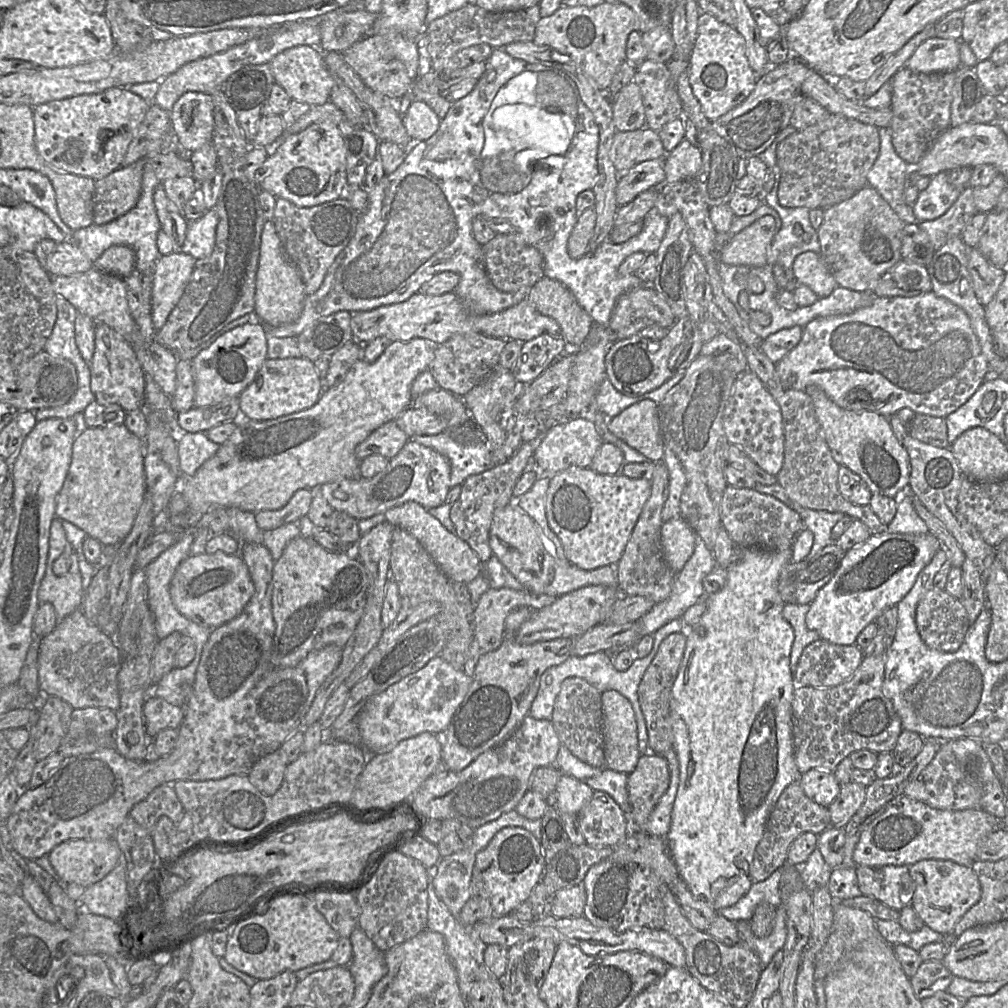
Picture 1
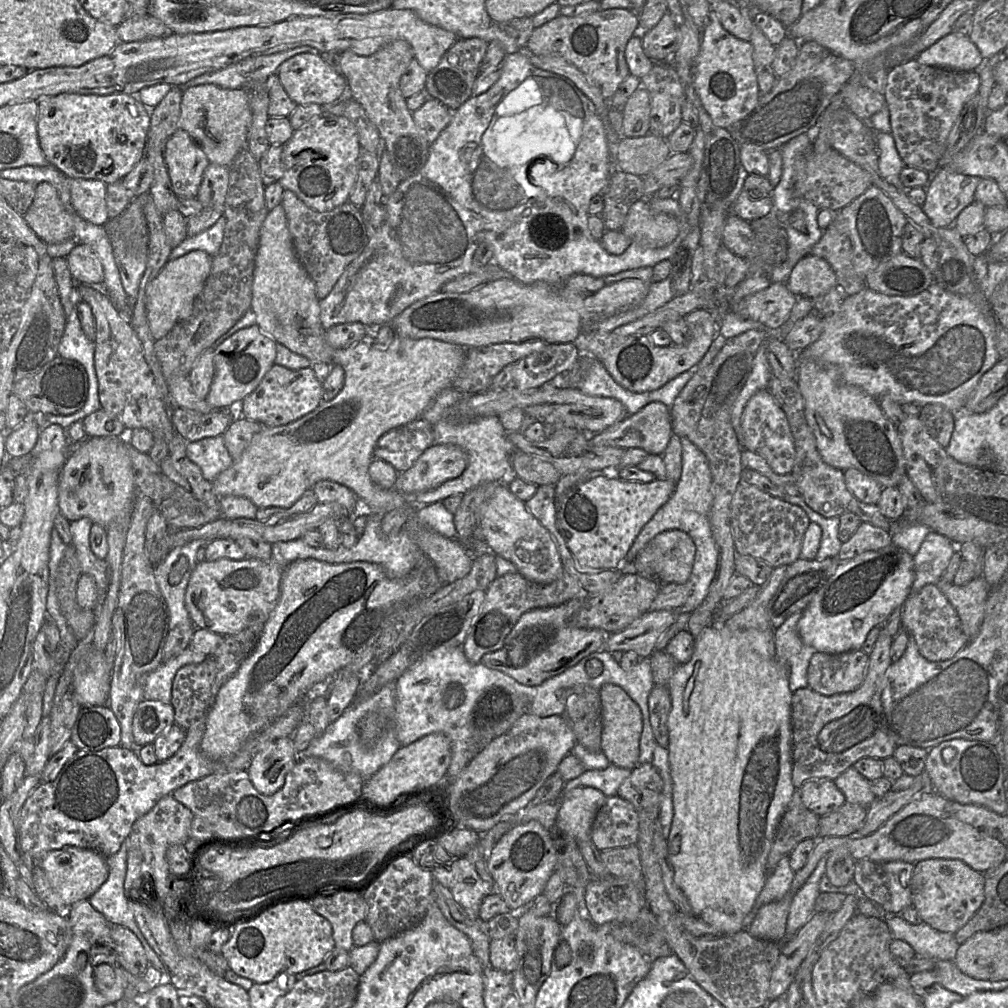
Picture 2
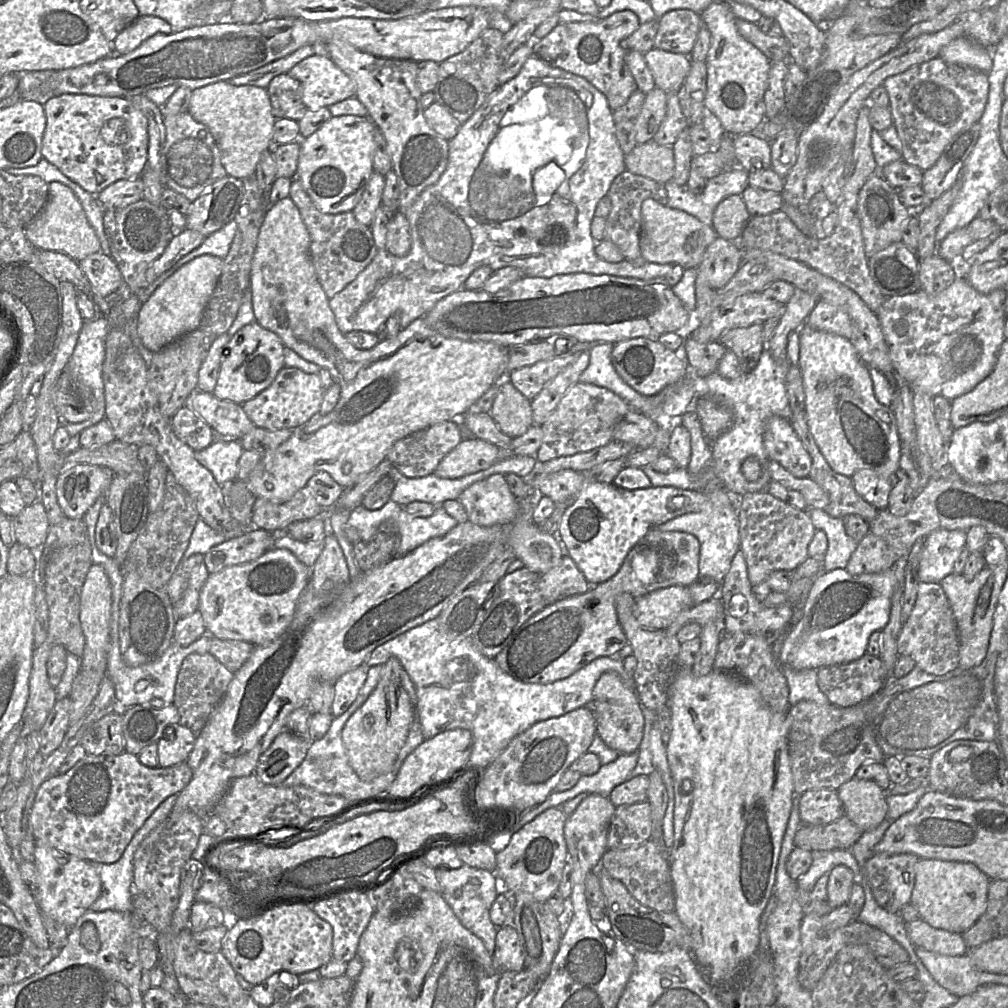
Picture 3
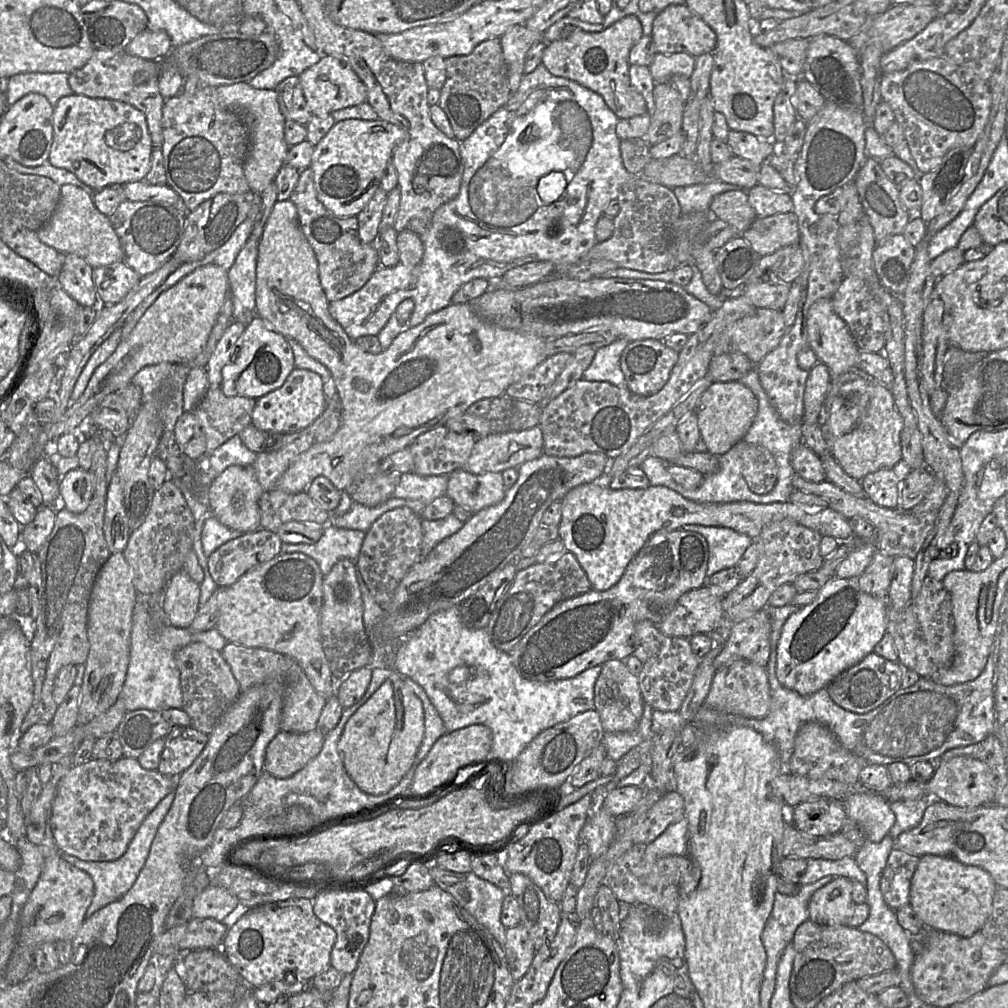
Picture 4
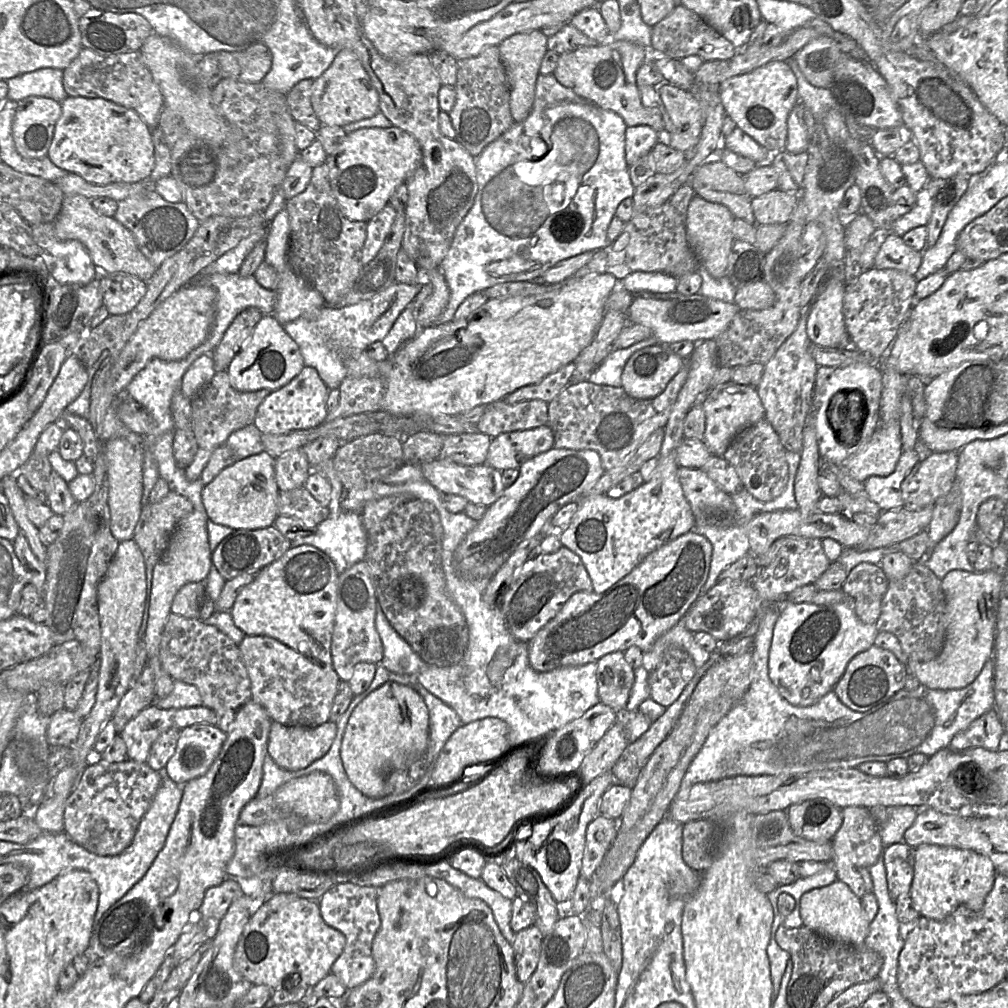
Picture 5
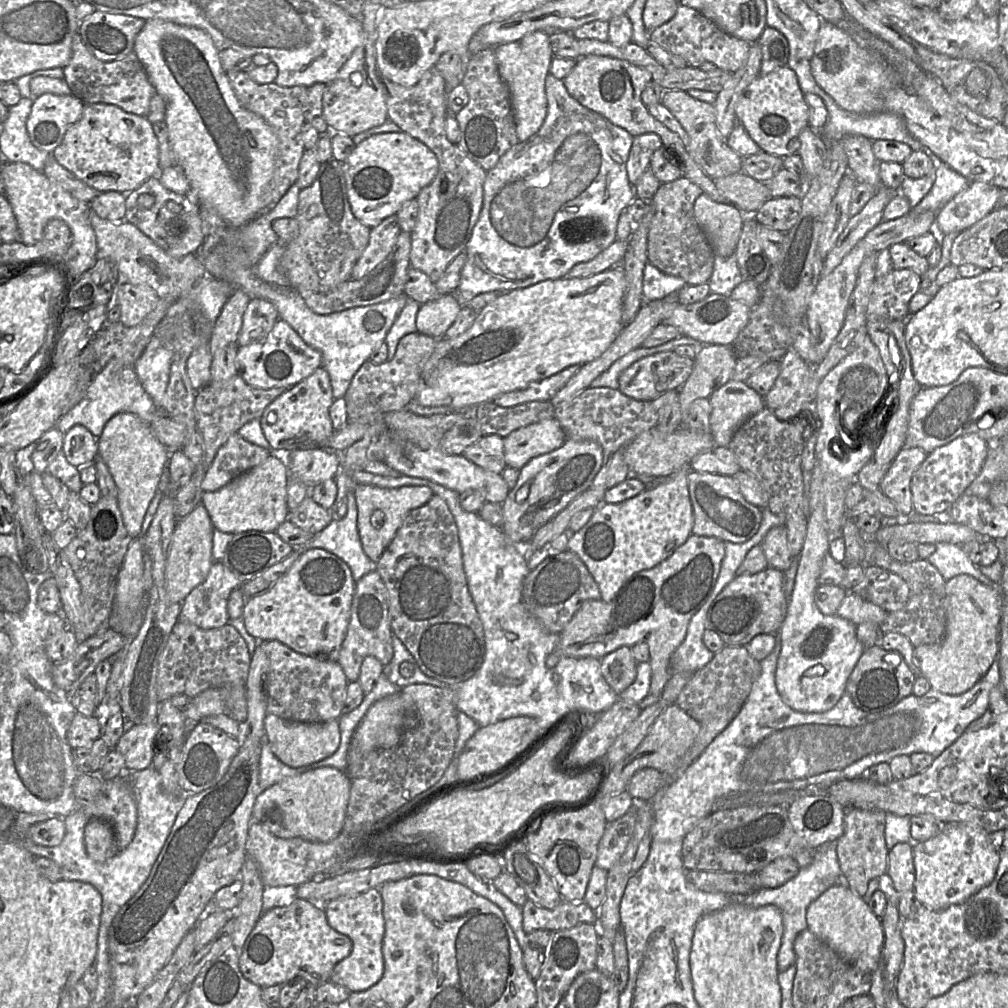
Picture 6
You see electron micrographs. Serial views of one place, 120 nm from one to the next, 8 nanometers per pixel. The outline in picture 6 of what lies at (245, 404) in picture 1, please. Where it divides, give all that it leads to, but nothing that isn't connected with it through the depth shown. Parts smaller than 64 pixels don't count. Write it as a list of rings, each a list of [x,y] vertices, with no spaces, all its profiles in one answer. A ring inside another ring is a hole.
[[[320,367],[306,379],[287,388],[282,395],[270,403],[260,417],[263,434],[270,450],[287,451],[307,448],[327,448],[334,434],[329,409],[334,401],[329,374]]]

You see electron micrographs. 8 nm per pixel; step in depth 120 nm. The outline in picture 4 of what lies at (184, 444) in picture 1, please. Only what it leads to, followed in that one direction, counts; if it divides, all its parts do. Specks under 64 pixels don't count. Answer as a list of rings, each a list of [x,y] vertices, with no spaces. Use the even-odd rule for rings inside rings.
[[[234,435],[217,447],[202,462],[210,474],[218,476],[231,465],[248,466],[255,461],[257,453],[249,450],[239,435]]]

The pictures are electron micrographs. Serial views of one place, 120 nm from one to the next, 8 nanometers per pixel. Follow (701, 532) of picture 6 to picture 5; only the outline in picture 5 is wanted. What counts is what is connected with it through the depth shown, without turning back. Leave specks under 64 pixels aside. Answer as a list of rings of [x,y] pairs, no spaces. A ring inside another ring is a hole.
[[[679,467],[678,479],[695,518],[695,527],[728,529],[738,525],[736,506],[702,469]]]

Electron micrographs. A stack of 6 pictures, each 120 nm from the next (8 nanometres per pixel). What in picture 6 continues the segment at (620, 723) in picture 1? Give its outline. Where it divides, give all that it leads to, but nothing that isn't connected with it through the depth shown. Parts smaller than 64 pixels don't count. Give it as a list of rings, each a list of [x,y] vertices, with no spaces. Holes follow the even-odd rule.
[[[622,646],[605,655],[600,662],[602,676],[617,695],[635,680],[637,662],[631,647]]]

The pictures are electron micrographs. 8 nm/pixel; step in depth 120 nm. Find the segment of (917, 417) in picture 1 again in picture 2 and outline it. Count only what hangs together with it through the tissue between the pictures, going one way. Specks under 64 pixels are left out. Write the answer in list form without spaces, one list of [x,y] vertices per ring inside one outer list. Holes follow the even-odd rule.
[[[927,404],[919,408],[918,417],[930,436],[946,448],[954,429],[955,414],[940,404]]]

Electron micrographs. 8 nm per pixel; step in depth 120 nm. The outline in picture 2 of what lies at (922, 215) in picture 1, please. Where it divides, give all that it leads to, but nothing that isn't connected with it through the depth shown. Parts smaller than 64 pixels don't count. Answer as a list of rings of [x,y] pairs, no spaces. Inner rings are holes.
[[[937,170],[926,187],[926,199],[921,208],[935,227],[950,227],[962,210],[975,201],[980,180],[981,177],[951,170]]]

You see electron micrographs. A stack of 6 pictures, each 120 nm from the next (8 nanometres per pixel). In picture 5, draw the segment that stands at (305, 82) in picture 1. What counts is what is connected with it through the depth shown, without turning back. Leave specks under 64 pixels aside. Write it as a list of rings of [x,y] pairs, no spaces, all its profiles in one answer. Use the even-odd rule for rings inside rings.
[[[346,48],[339,50],[331,66],[313,80],[310,99],[315,114],[325,125],[344,126],[380,111],[379,95],[369,75],[356,54]]]

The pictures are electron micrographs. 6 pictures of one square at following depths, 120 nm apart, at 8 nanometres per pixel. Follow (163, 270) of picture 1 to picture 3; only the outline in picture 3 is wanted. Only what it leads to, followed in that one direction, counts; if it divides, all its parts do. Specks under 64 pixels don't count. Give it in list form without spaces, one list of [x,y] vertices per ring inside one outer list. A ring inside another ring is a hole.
[[[198,256],[168,277],[141,304],[137,315],[137,333],[146,349],[156,353],[178,337],[198,328],[222,266],[223,259],[217,256]]]

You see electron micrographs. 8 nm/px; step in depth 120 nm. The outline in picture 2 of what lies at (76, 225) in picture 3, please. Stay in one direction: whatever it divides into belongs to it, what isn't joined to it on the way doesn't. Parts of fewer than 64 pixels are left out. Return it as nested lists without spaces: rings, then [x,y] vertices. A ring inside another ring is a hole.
[[[47,182],[36,186],[34,199],[24,218],[45,244],[74,239],[74,220],[63,206],[57,190]]]

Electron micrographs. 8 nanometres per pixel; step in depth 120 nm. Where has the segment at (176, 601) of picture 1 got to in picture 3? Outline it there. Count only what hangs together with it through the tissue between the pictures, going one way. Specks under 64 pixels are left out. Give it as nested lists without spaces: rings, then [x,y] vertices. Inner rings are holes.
[[[273,547],[251,562],[229,566],[217,573],[209,574],[200,591],[198,605],[206,632],[222,640],[244,641],[254,646],[276,639],[293,620],[299,597],[309,584],[310,572],[310,568],[291,551]]]

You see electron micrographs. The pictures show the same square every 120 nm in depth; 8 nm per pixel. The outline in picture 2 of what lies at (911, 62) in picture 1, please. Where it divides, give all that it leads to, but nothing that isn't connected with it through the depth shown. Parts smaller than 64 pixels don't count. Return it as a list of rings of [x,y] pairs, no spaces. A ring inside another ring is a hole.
[[[951,32],[916,58],[919,63],[958,71],[978,71],[985,62],[969,36]]]

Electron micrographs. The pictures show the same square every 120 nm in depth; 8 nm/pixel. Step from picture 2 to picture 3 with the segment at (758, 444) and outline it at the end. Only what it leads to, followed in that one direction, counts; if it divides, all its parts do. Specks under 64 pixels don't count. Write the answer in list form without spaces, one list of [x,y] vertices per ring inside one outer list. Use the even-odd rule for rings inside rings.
[[[772,416],[767,419],[763,444],[768,457],[796,477],[808,477],[812,460],[802,441],[793,430],[789,418]]]

